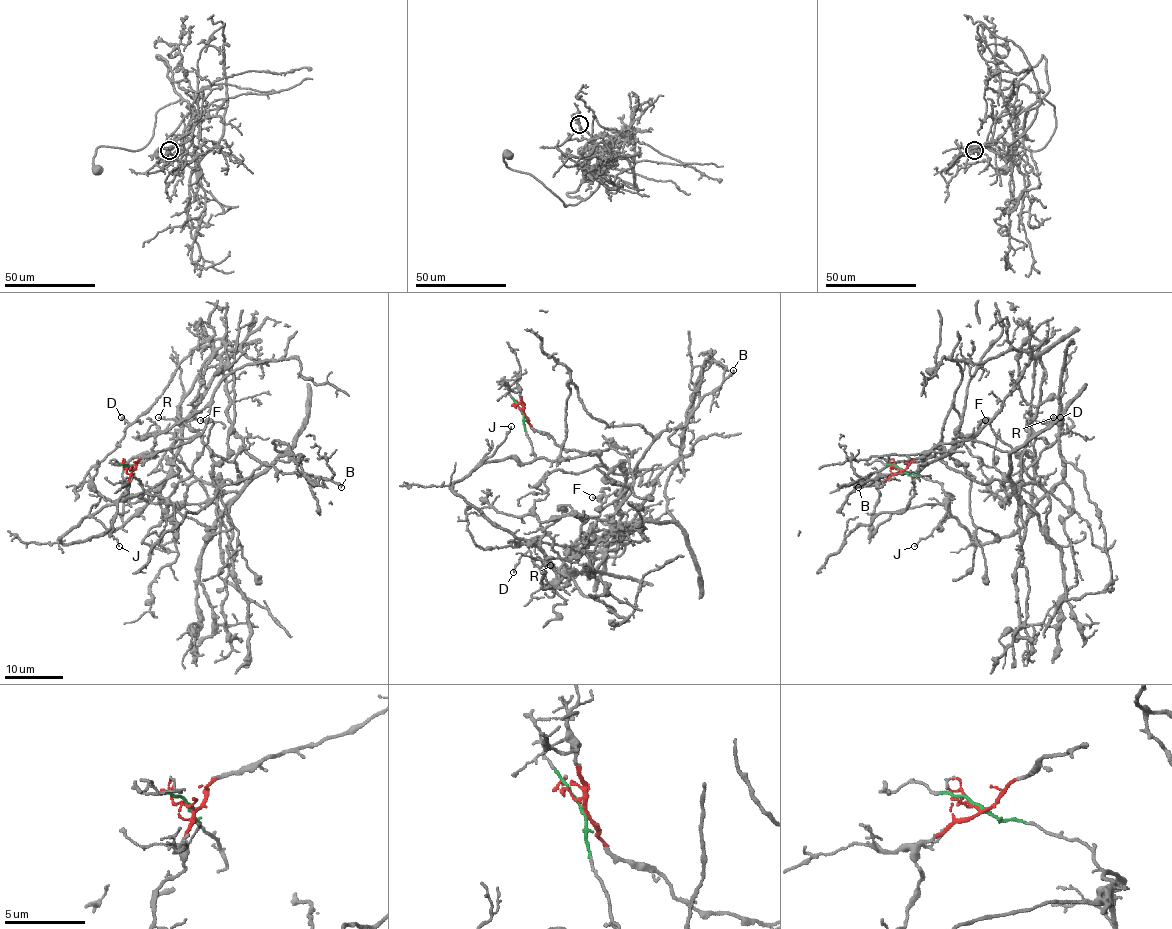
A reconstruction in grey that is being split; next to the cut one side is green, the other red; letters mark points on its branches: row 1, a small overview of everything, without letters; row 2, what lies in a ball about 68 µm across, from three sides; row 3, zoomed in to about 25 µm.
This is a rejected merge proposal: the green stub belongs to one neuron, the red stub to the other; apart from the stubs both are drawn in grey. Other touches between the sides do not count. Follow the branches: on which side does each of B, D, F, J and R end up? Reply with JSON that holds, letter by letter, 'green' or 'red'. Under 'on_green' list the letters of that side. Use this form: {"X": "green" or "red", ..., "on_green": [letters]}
{"B": "red", "D": "red", "F": "green", "J": "green", "R": "green", "on_green": ["F", "J", "R"]}

